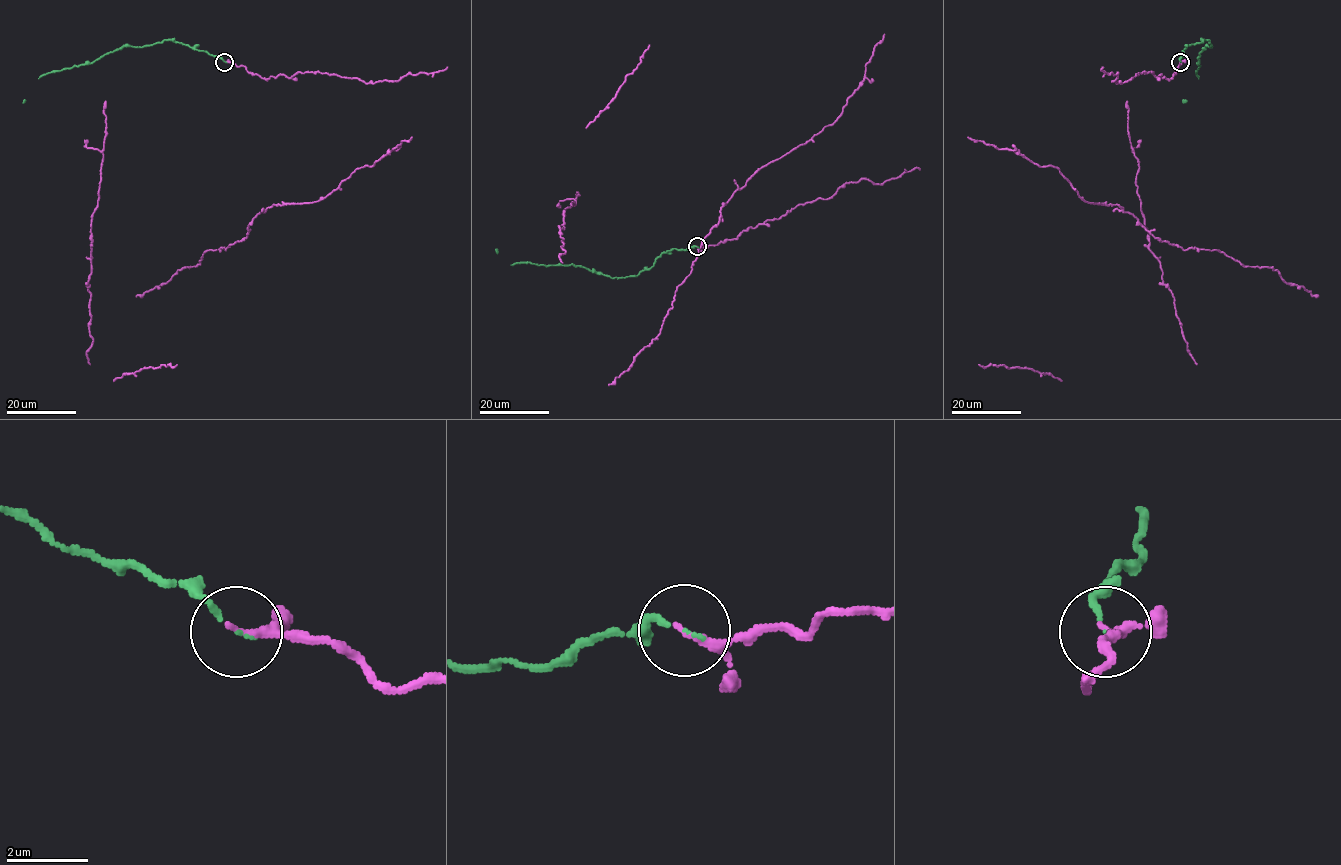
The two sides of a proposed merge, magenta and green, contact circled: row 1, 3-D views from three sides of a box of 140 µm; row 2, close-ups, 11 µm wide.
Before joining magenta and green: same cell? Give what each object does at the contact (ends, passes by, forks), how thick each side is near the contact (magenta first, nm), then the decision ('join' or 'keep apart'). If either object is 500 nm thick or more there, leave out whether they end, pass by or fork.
magenta passes by; green ends there; 150 nm thick on the magenta side, 110 nm on the other; join

